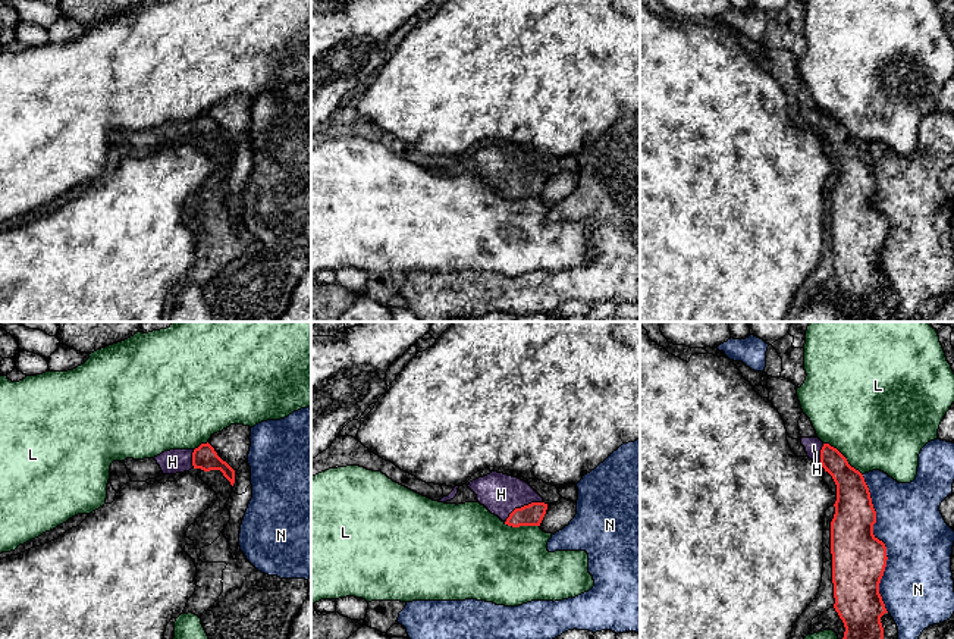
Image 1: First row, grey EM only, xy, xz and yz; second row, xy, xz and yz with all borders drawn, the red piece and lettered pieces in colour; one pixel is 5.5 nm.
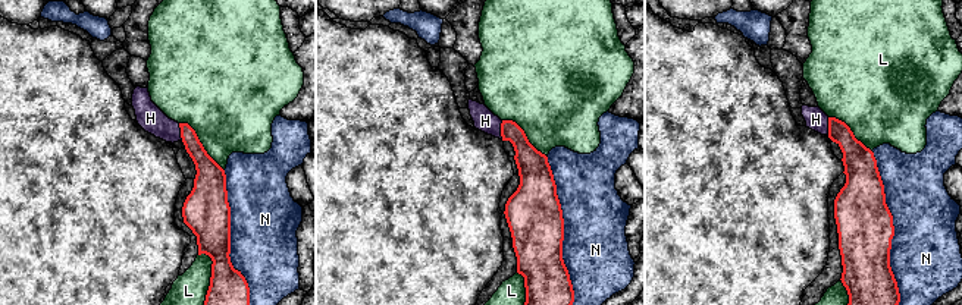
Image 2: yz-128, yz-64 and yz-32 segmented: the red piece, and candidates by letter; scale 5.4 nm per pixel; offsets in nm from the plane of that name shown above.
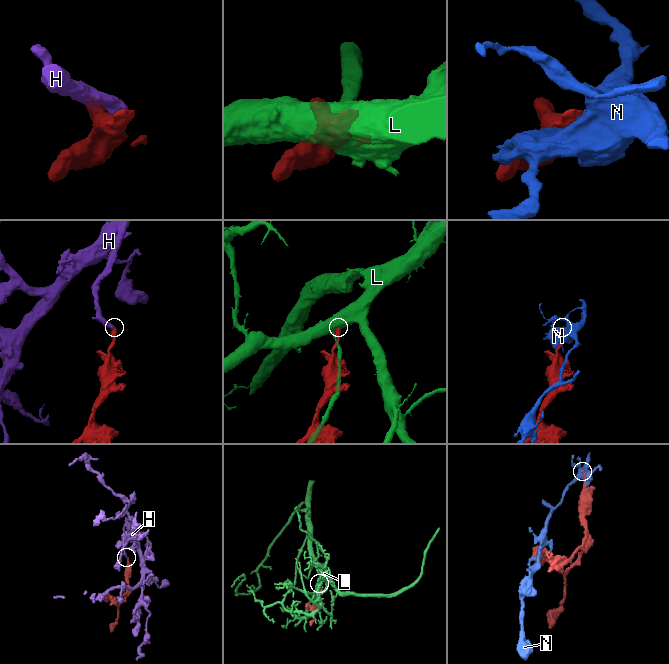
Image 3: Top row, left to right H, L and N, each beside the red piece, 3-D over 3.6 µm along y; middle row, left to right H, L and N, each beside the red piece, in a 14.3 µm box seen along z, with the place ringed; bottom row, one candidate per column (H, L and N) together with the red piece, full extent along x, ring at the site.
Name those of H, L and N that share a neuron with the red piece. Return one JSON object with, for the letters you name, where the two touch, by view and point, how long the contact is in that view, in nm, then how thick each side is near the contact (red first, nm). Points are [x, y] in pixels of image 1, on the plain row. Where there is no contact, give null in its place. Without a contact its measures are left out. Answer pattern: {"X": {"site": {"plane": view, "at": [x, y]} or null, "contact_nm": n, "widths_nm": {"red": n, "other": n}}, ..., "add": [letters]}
{"H": {"site": {"plane": "xz", "at": [521, 178]}, "contact_nm": 240, "widths_nm": {"red": 120, "other": 220}}, "add": ["H"]}

